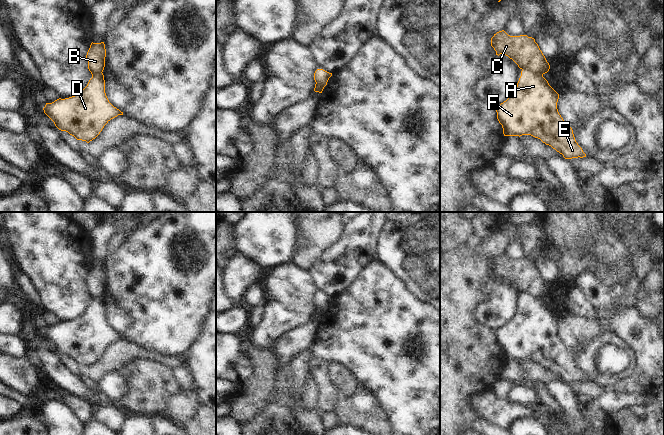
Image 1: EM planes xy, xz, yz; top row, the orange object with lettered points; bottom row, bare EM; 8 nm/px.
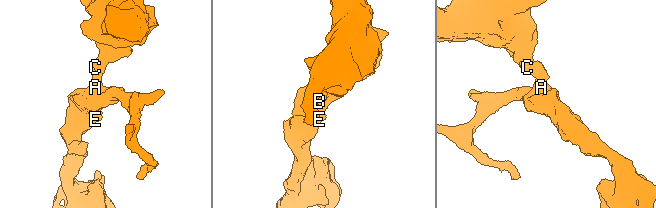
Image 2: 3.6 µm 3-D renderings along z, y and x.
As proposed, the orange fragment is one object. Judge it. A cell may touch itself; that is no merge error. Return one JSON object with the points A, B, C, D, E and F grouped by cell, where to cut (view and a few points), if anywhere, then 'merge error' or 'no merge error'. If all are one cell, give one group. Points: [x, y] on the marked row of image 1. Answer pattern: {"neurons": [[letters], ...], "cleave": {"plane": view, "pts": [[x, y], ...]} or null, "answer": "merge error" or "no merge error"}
{"neurons": [["A", "D", "E", "F"], ["B", "C"]], "cleave": {"plane": "yz", "pts": [[522, 69], [542, 75]]}, "answer": "merge error"}

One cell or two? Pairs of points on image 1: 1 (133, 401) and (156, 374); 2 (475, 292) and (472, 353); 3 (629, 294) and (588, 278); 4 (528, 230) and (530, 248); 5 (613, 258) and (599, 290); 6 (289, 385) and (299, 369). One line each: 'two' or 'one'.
1: one
2: one
3: one
4: one
5: two
6: one

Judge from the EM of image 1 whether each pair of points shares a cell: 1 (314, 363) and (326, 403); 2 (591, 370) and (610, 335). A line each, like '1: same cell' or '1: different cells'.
1: same cell
2: same cell

